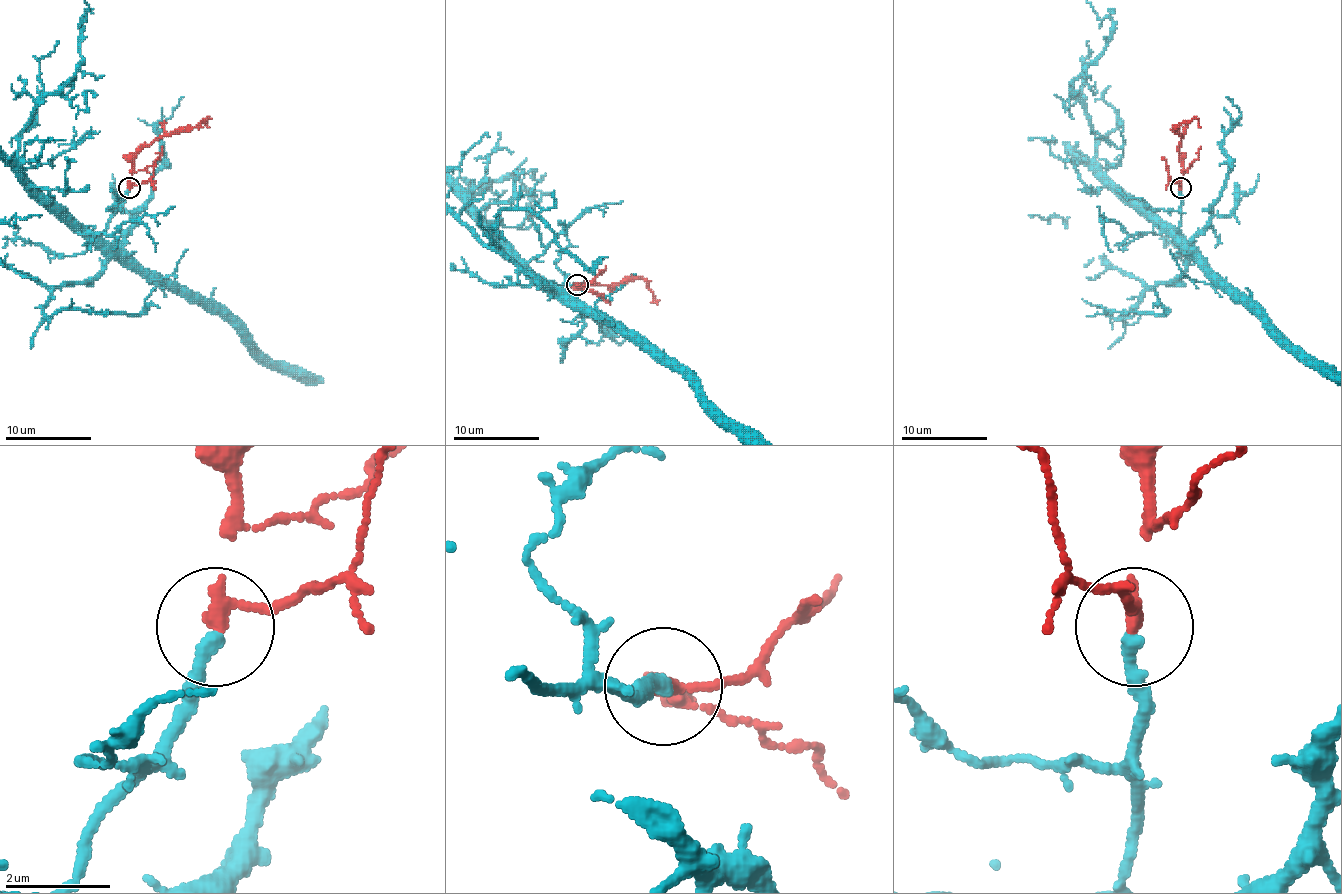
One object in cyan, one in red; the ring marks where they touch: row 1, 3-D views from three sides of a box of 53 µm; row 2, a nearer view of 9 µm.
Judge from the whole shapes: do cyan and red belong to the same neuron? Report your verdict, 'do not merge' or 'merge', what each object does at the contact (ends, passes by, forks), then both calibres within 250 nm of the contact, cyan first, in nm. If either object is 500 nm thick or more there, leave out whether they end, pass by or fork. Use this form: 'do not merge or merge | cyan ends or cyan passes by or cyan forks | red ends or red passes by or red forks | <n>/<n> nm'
merge | cyan ends | red ends | 280/320 nm

